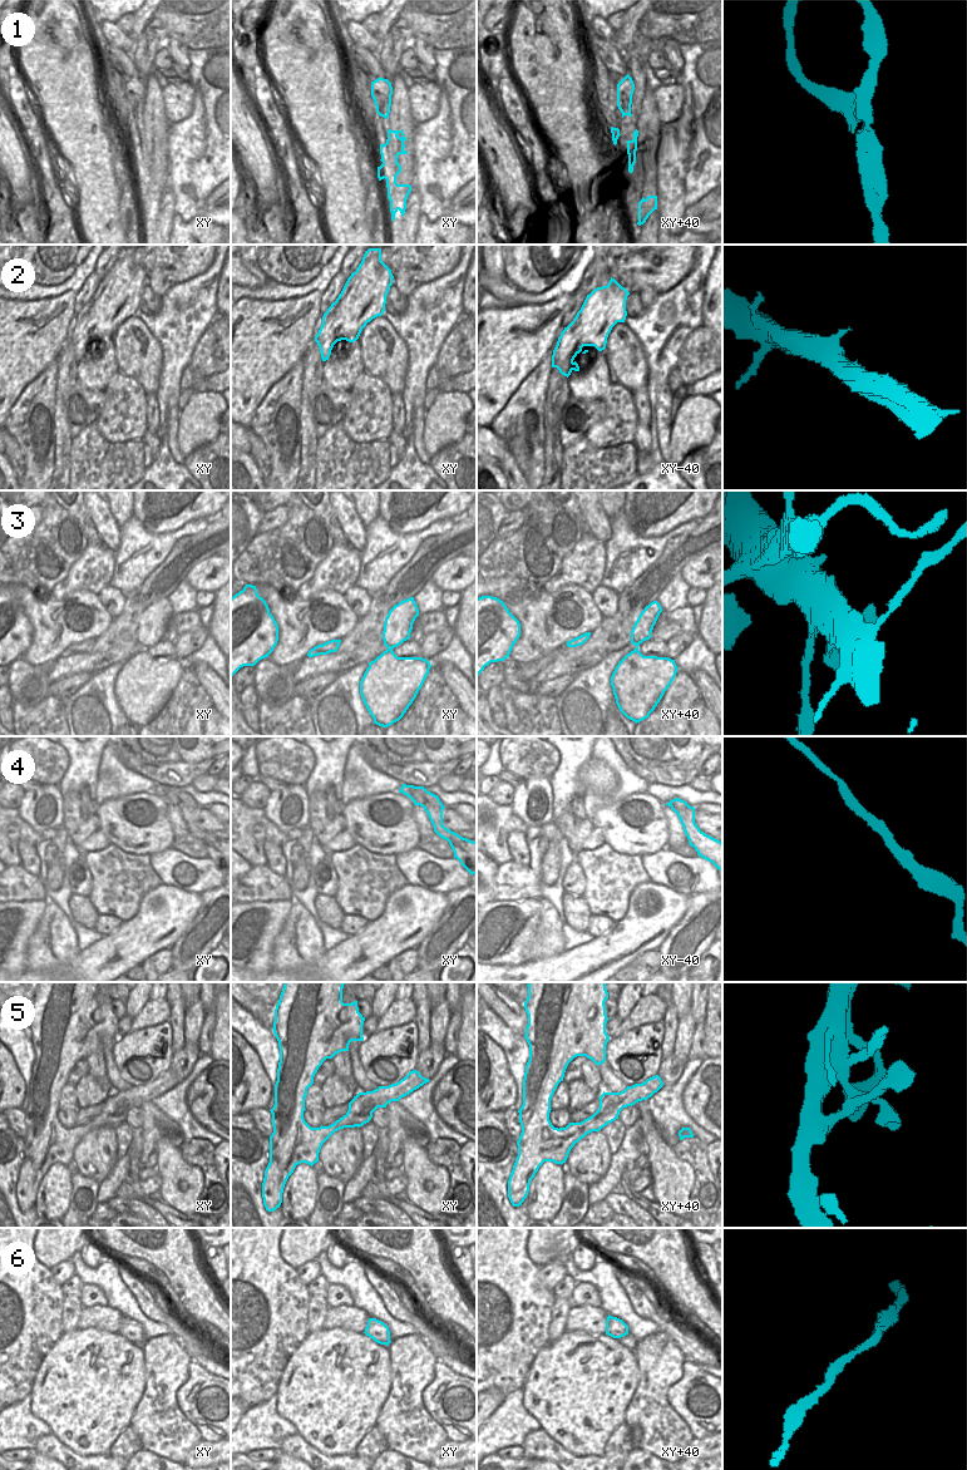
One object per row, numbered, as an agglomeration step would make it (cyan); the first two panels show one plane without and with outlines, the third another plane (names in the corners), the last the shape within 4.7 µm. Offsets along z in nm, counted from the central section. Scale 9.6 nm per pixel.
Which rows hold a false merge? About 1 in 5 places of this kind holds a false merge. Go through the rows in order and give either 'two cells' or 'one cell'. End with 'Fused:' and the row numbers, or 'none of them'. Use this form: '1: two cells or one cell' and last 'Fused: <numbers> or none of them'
1: two cells
2: one cell
3: one cell
4: one cell
5: one cell
6: one cell
Fused: 1

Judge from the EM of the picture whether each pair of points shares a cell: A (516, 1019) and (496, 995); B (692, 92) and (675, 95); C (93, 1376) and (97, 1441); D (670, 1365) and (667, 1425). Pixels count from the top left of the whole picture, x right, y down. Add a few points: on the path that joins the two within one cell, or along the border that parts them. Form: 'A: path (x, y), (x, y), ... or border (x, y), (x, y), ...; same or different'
A: path (511, 1012), (499, 1001); same
B: border (677, 82), (682, 88), (682, 103), (672, 121); different
C: path (93, 1392), (93, 1416), (98, 1425); same
D: path (659, 1380), (659, 1410); same

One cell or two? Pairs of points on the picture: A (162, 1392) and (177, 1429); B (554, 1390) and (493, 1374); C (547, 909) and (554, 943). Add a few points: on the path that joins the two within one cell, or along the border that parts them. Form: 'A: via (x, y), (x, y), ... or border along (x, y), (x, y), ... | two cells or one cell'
A: via (162, 1401), (162, 1414), (168, 1420) | one cell
B: border along (537, 1355), (521, 1389) | two cells
C: via (549, 918), (551, 935) | one cell

